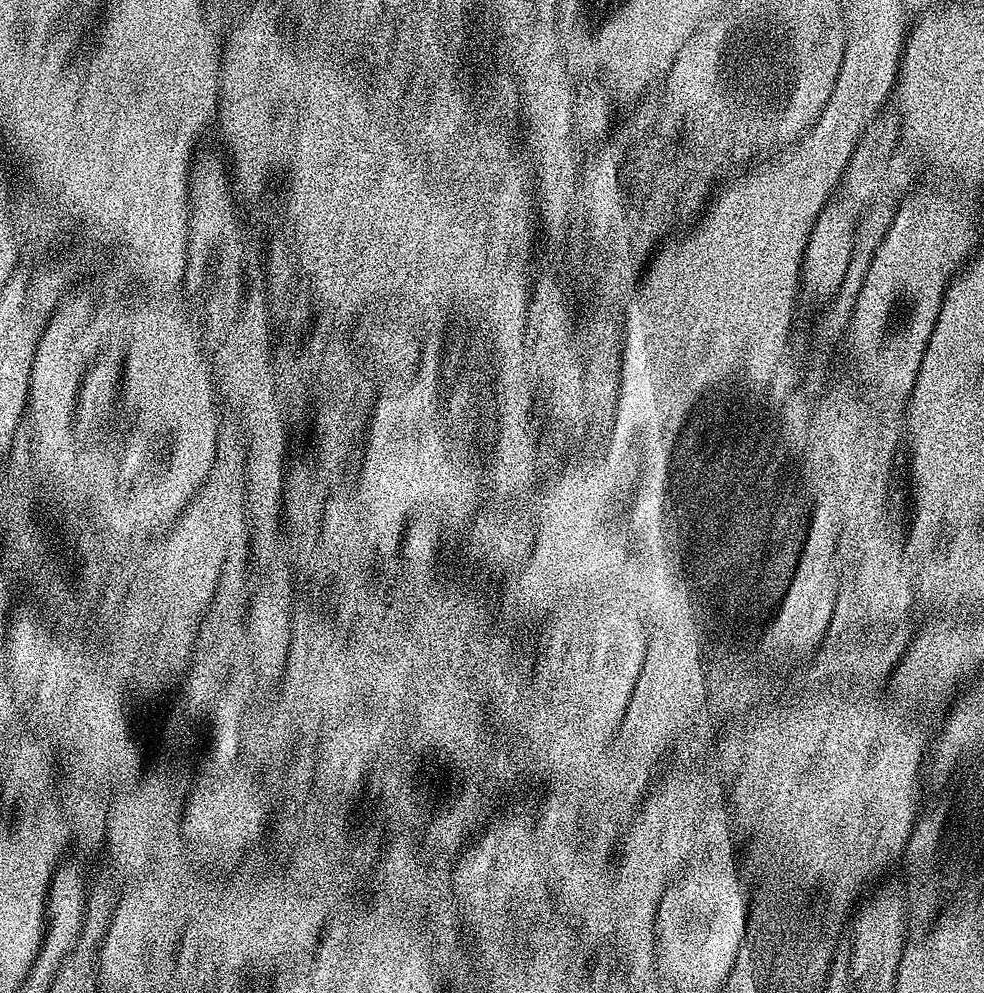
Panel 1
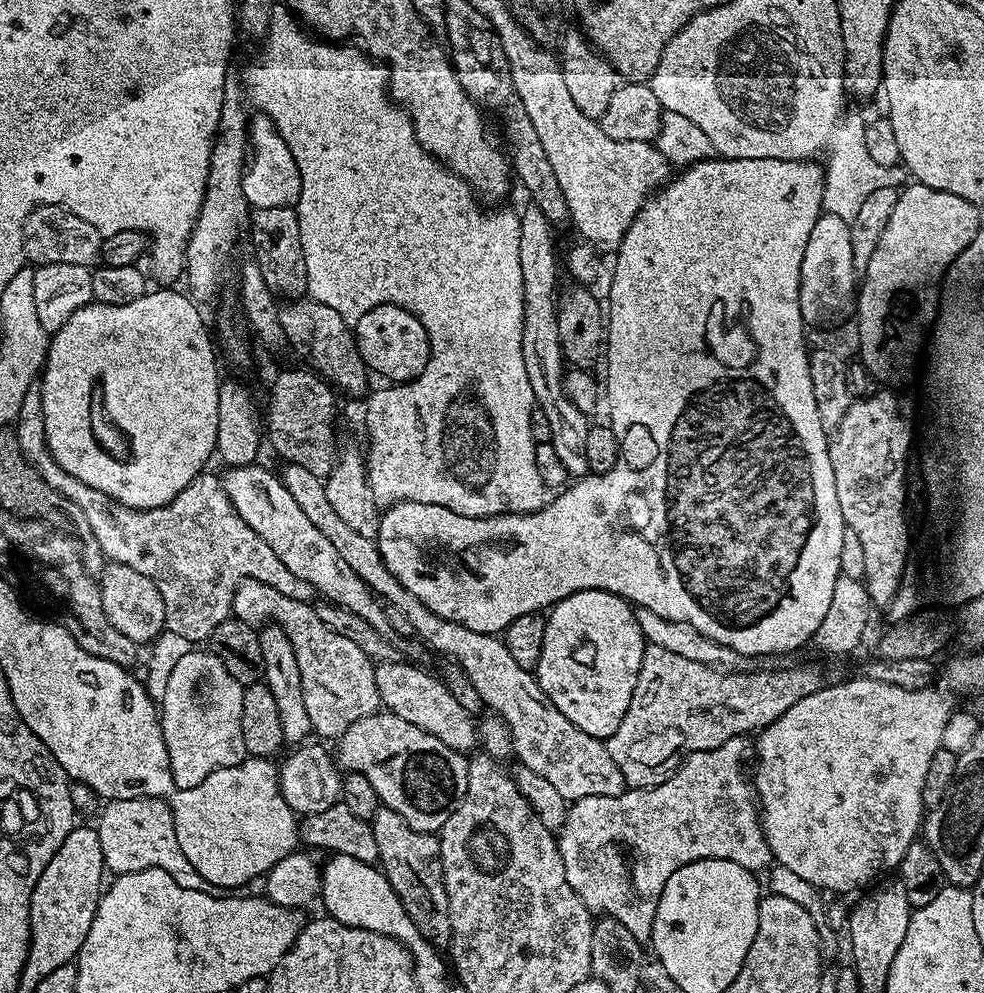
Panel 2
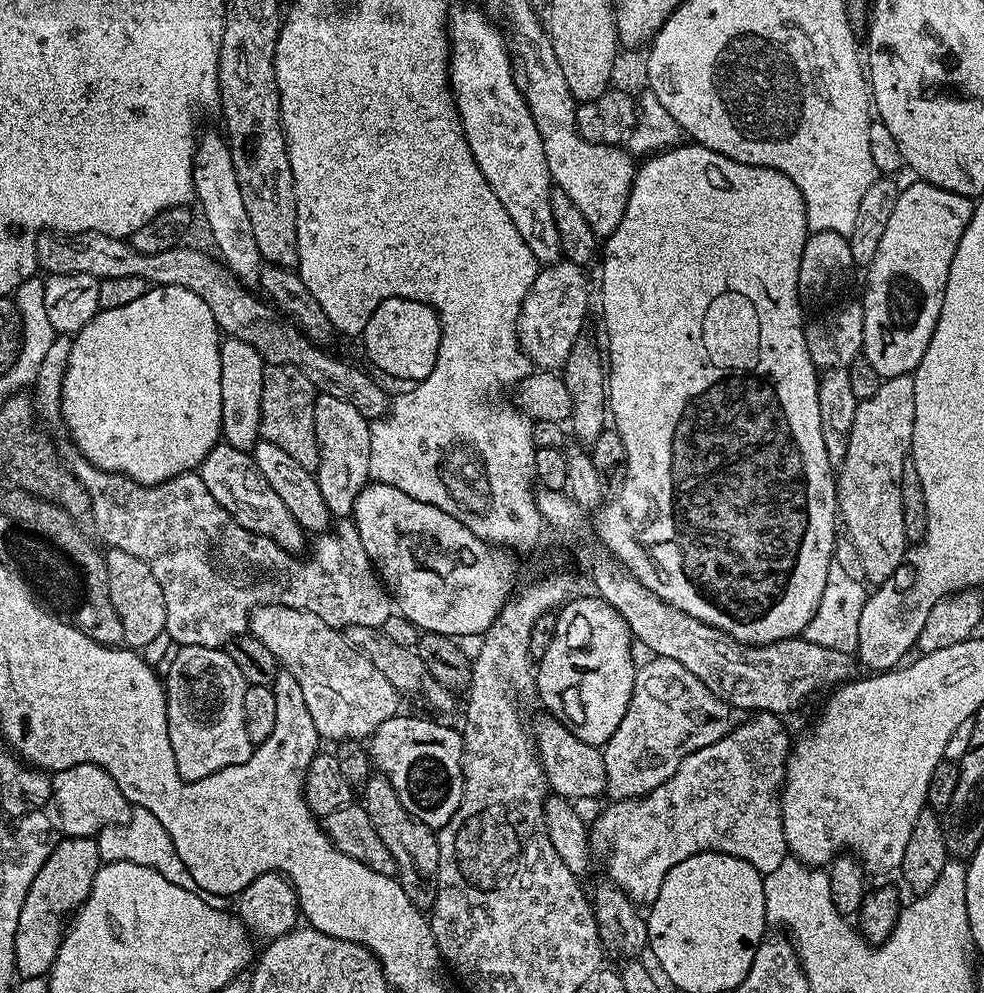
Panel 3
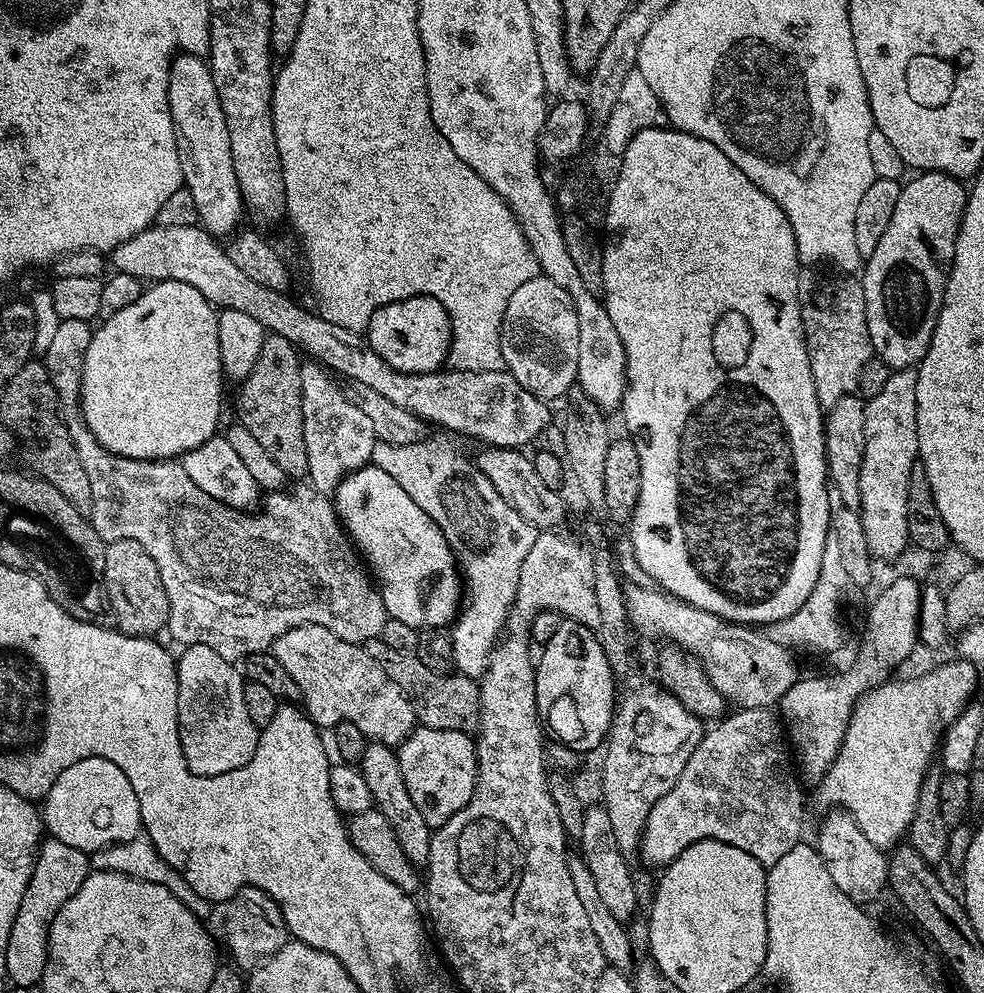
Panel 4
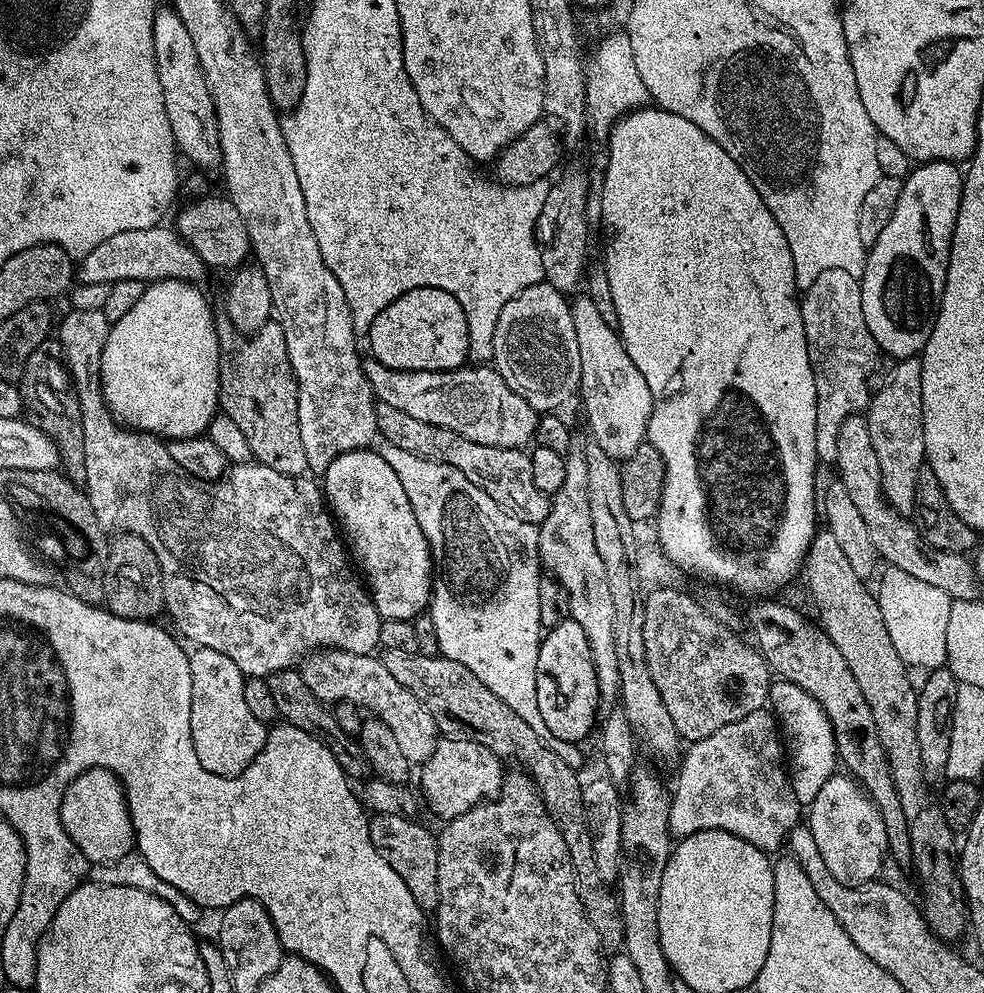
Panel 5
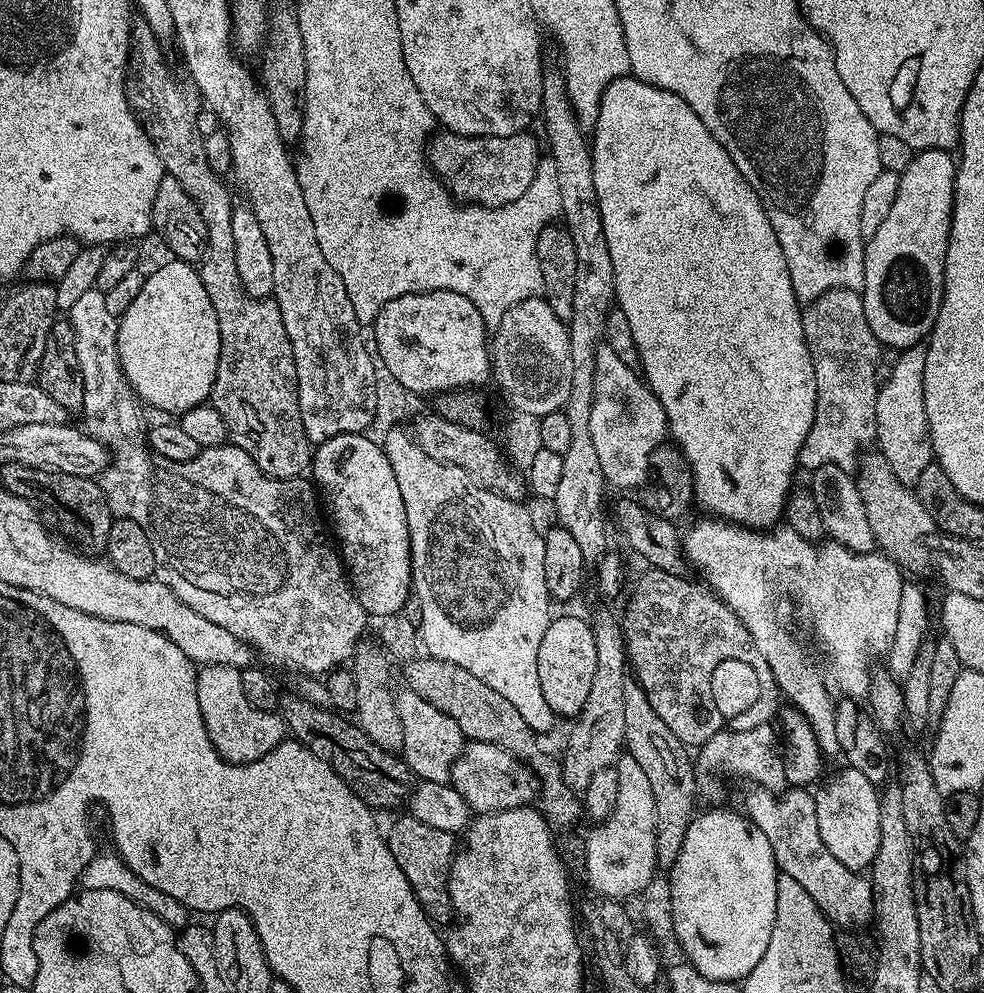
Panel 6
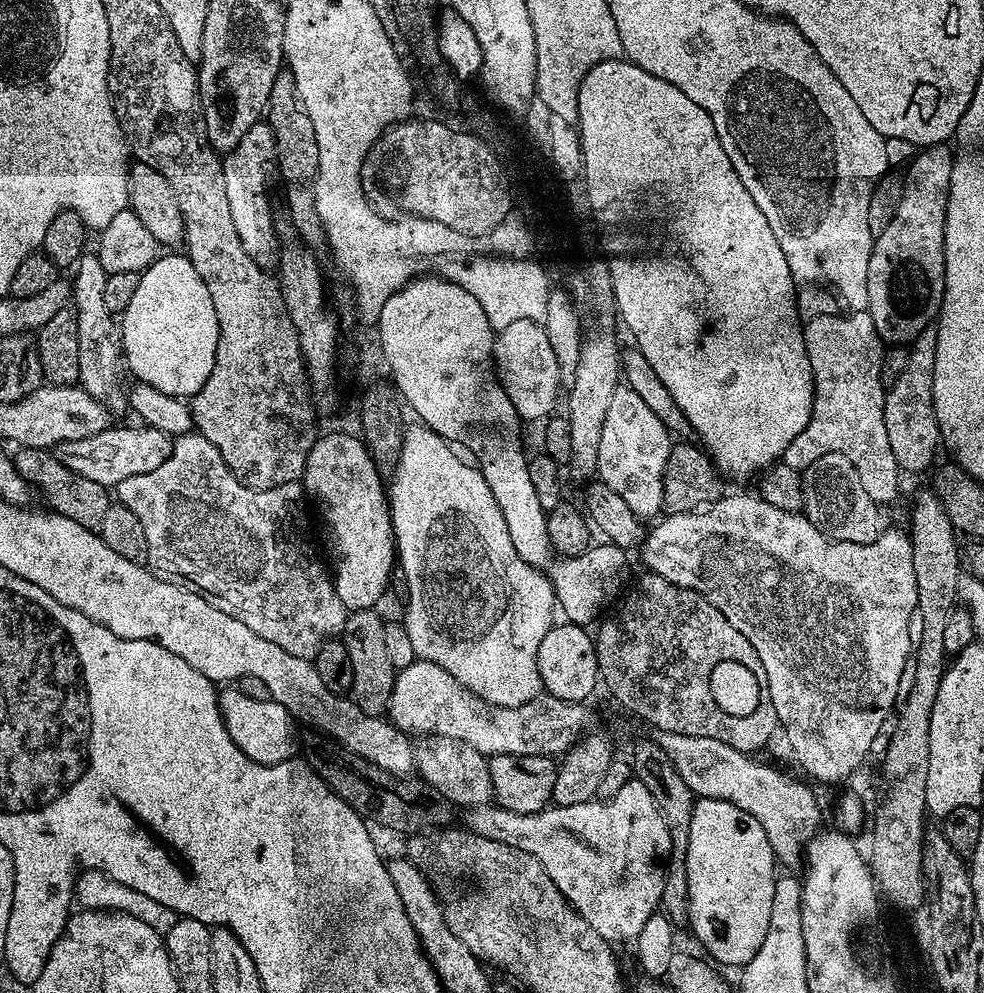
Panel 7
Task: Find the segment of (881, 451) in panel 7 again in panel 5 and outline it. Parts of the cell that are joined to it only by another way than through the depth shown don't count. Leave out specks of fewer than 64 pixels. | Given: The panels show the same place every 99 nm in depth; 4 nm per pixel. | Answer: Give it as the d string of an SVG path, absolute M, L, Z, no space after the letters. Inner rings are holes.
M822 270L811 286L803 289L799 301L816 387L816 459L835 462L842 422L863 413L870 403L868 379L872 376L878 349L870 326L866 326L866 314L862 314L862 290L854 274L846 274L846 270Z

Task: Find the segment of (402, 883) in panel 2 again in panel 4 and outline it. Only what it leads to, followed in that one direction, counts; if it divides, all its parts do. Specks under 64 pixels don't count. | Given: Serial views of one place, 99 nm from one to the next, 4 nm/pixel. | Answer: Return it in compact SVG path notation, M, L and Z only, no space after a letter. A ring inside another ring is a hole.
M368 742L364 745L364 755L358 761L362 778L366 778L366 786L370 786L372 803L390 822L402 850L406 850L406 858L417 866L427 865L430 854L433 829L428 827L426 818L422 818L422 810L414 806L414 798L410 798L410 790L406 790L406 782L402 782L402 766L395 747L379 742Z

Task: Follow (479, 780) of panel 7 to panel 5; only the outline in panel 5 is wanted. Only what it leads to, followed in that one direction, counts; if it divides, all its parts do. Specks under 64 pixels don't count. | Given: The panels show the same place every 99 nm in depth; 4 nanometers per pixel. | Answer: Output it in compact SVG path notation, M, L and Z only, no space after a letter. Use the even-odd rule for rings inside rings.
M326 648L308 653L300 661L298 670L306 686L310 686L313 694L325 704L331 706L338 702L350 702L375 719L386 722L386 726L390 726L393 731L398 746L402 746L402 754L406 754L409 765L423 764L435 750L438 731L434 718L427 712L423 703L414 698L375 655L363 656L341 648Z

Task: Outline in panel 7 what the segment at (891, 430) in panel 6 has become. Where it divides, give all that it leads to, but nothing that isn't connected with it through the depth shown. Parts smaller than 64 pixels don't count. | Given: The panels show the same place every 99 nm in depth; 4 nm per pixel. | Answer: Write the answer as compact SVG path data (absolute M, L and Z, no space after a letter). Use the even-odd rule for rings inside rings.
M923 328L907 349L908 361L896 376L896 381L887 385L884 393L884 417L886 418L886 438L890 438L890 450L905 473L927 473L933 467L936 447L941 447L940 427L932 405L932 382L934 380L934 350L936 330ZM932 464L932 465L931 465ZM929 467L929 468L928 468ZM928 468L928 469L927 469Z

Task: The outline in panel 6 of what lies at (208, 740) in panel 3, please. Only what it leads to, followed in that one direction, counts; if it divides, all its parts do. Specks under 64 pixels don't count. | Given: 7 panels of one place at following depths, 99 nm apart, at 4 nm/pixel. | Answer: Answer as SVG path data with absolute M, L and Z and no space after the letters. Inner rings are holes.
M206 664L197 671L196 689L198 690L198 710L202 710L202 722L206 726L206 734L210 736L210 742L214 746L214 750L218 750L218 754L223 760L229 764L249 764L255 760L260 760L266 754L270 754L270 750L274 750L286 738L286 725L276 712L263 712L262 710L254 710L254 706L250 706L250 702L246 702L246 694L242 691L242 678L240 677L239 668L231 668L229 664Z

